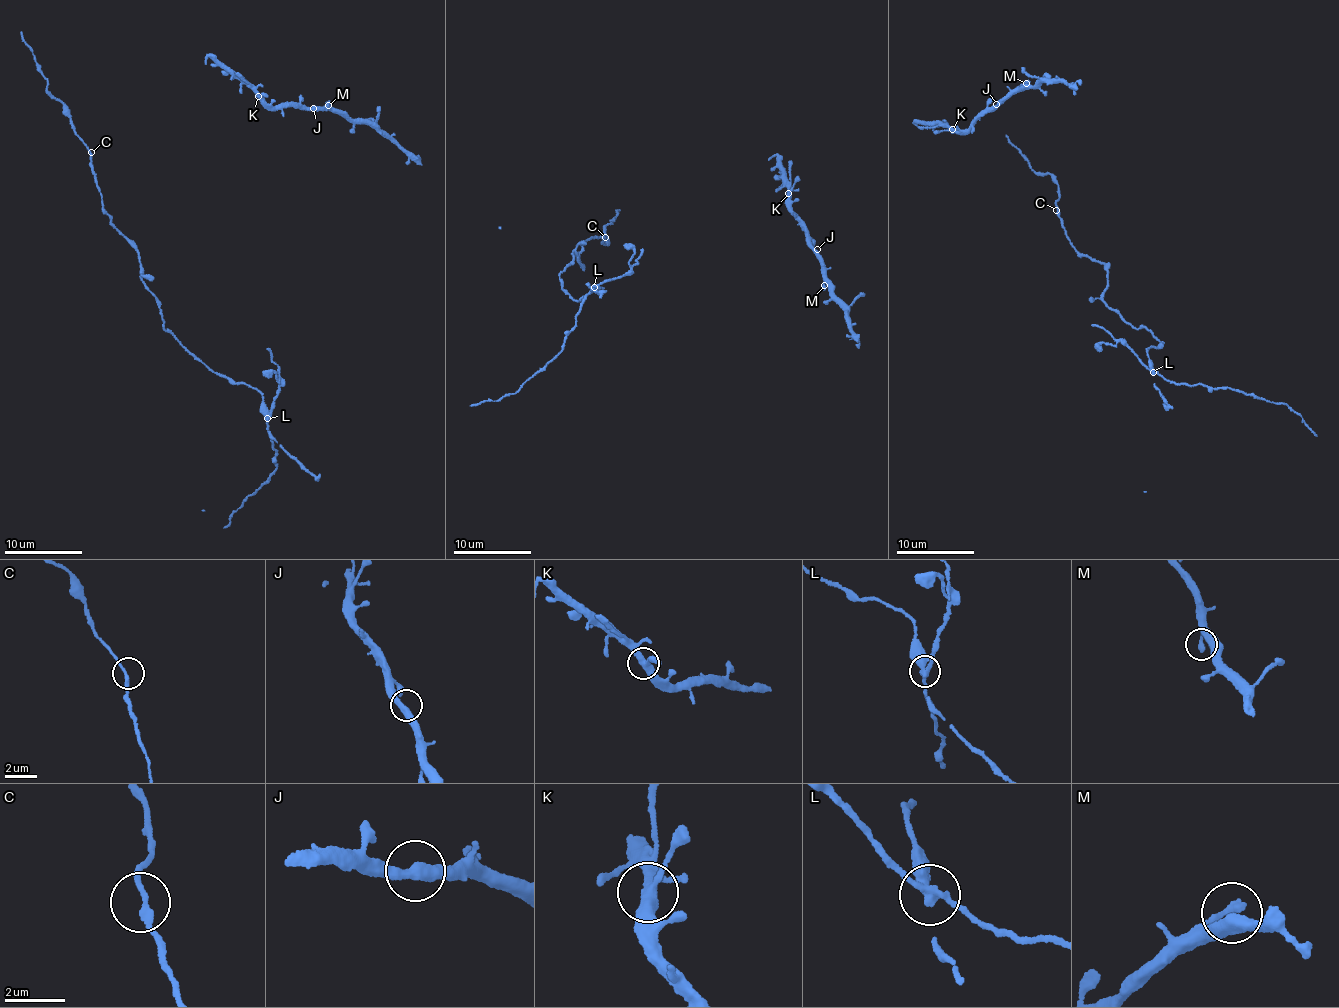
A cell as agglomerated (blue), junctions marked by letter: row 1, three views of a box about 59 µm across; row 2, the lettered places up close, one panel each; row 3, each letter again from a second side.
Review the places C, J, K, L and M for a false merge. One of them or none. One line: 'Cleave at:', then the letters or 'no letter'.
Cleave at: L

